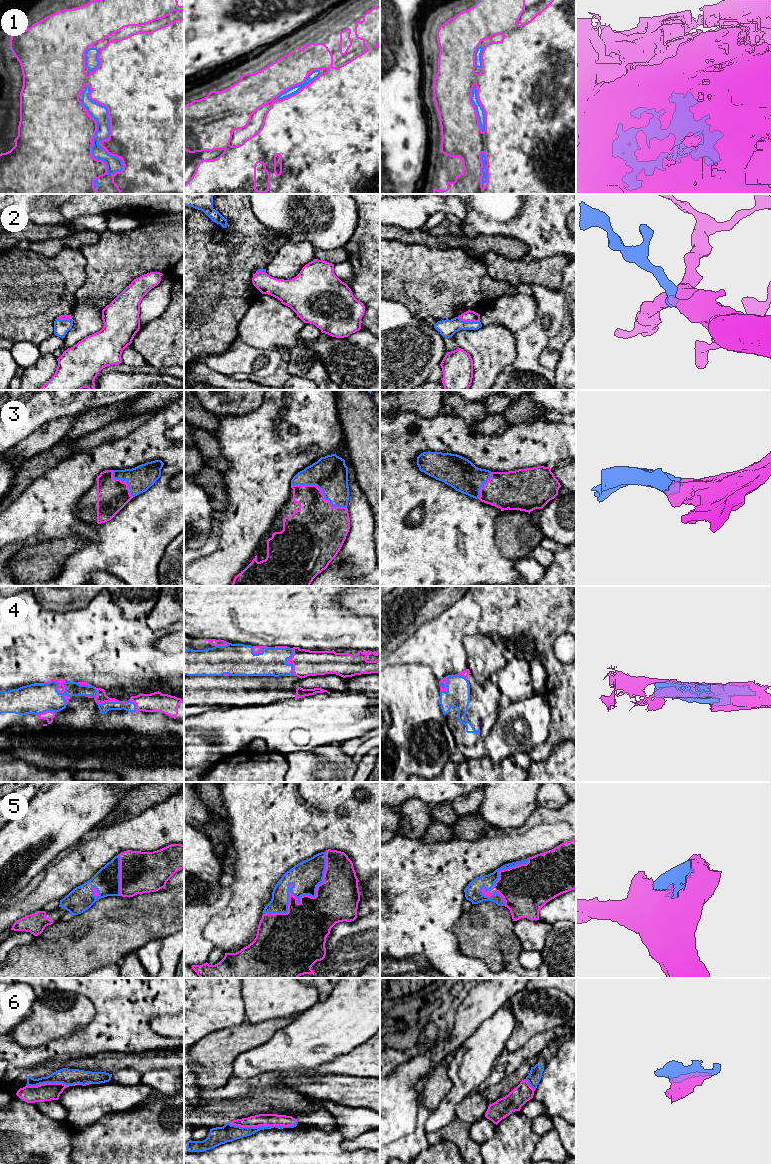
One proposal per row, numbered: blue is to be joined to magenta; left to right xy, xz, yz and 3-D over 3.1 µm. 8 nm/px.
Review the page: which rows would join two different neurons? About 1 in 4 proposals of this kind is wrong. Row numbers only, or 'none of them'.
none of them

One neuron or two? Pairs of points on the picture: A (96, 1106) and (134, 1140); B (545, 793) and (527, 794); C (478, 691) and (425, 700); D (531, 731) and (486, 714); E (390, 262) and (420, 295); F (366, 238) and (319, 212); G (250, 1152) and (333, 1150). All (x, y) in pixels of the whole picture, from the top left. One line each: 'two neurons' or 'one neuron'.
A: two neurons
B: two neurons
C: two neurons
D: two neurons
E: one neuron
F: two neurons
G: one neuron

